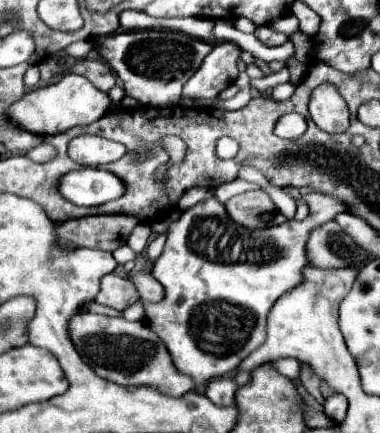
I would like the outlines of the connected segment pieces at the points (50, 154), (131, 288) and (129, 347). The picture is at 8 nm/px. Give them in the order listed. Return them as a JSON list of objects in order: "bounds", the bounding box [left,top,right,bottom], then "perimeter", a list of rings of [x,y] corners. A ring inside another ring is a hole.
[{"bounds":[26,142,56,162],"perimeter":[[[42,142],[40,146],[32,148],[26,156],[32,158],[34,162],[48,162],[48,160],[52,160],[56,156],[56,148],[52,144],[48,144],[48,142]]]},{"bounds":[94,274,140,310],"perimeter":[[[106,274],[100,284],[100,292],[94,298],[98,304],[126,310],[130,304],[140,300],[140,294],[136,292],[136,286],[128,278],[120,278],[116,274]]]},{"bounds":[70,312,196,396],"perimeter":[[[84,312],[72,318],[70,334],[80,358],[88,366],[92,366],[92,370],[102,378],[108,378],[122,386],[156,386],[158,390],[170,396],[180,396],[196,390],[194,380],[188,374],[176,370],[168,354],[168,348],[144,322],[130,322],[124,318]],[[162,368],[164,368],[164,376],[162,376]]]}]

